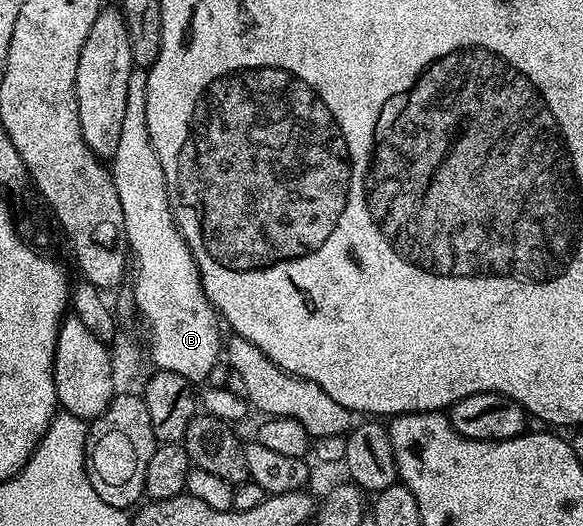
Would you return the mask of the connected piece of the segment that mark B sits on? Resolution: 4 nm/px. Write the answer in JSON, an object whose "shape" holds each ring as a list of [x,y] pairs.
{"shape":[[[134,67],[128,79],[127,111],[123,117],[119,147],[115,149],[111,161],[115,194],[119,194],[119,206],[123,206],[123,226],[131,253],[133,307],[136,315],[138,317],[141,315],[141,320],[149,331],[148,359],[150,356],[157,363],[156,367],[160,371],[183,374],[183,378],[187,378],[190,382],[198,382],[197,380],[205,382],[208,381],[211,370],[223,356],[222,325],[219,323],[217,311],[214,310],[213,304],[203,290],[203,282],[197,269],[197,259],[193,257],[193,251],[187,246],[179,227],[178,217],[173,215],[173,208],[169,204],[163,162],[159,162],[159,154],[155,154],[155,146],[147,130],[147,76],[146,69]]]}

